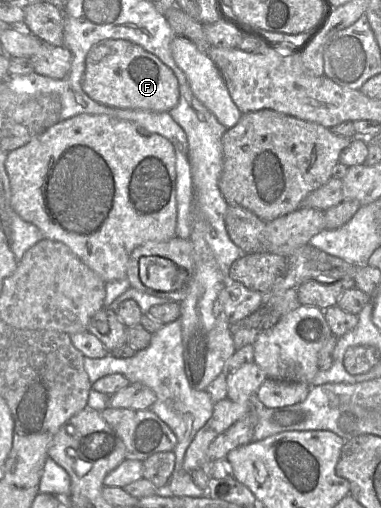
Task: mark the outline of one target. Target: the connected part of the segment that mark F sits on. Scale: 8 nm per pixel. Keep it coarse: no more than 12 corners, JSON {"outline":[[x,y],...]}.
{"outline":[[122,39],[91,47],[82,89],[108,107],[169,112],[169,67]]}

